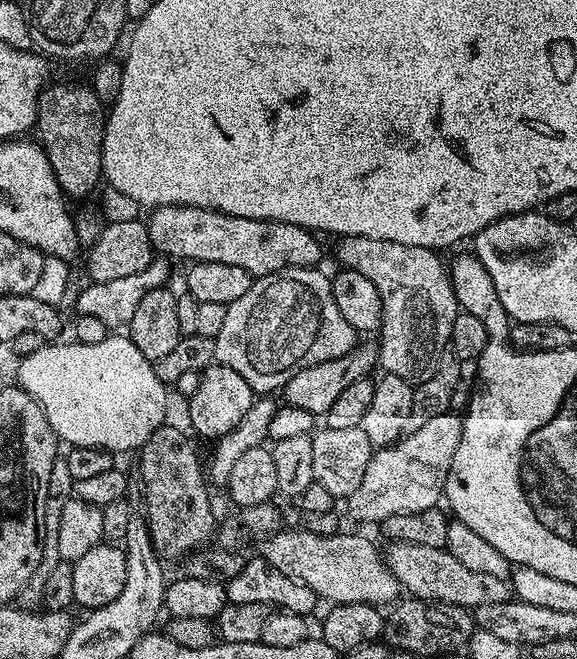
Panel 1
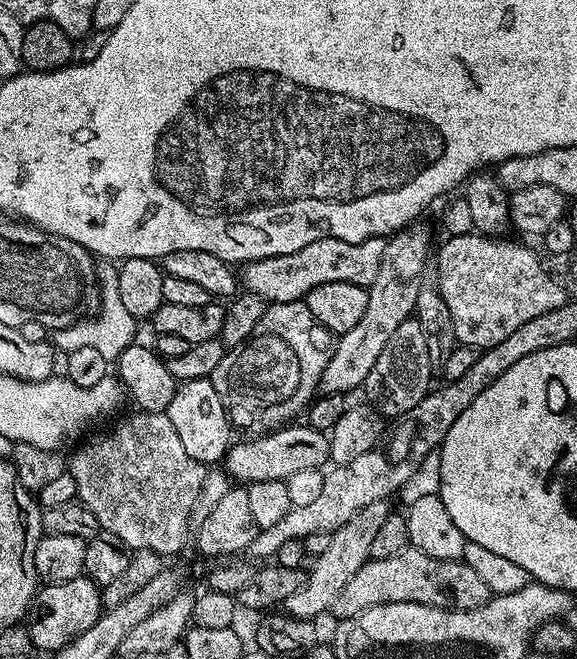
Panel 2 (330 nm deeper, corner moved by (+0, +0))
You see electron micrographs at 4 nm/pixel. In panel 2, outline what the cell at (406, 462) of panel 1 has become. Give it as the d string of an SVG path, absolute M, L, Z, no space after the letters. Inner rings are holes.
M388 500L370 502L366 510L354 514L354 518L346 522L346 526L332 533L330 546L311 561L312 569L307 569L303 586L299 590L294 590L294 594L290 594L290 598L284 600L282 608L287 615L312 620L331 609L338 594L342 594L342 586L346 586L346 582L350 582L350 578L354 578L354 574L358 574L358 570L362 570L362 566L369 560L374 534L378 534L378 526L382 526L384 519L390 515L388 506Z

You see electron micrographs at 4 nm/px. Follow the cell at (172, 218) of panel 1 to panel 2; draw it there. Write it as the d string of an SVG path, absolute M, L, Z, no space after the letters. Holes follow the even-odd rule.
M322 238L294 250L294 254L278 254L274 258L249 260L242 268L243 291L258 294L268 304L285 304L303 301L314 286L326 286L326 282L350 282L354 286L368 288L382 266L385 241L366 238L362 242L342 242L342 238Z

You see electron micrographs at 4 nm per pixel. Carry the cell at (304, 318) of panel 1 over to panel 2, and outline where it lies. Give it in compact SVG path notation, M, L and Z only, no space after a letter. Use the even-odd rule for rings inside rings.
M295 300L285 304L268 304L262 318L258 318L258 326L254 326L250 338L238 346L228 348L210 377L214 390L218 390L218 398L222 398L222 406L233 429L245 428L248 434L264 434L296 418L291 416L299 412L301 415L317 395L322 370L326 370L326 362L330 362L333 347L333 333L327 332L316 321L307 303Z

